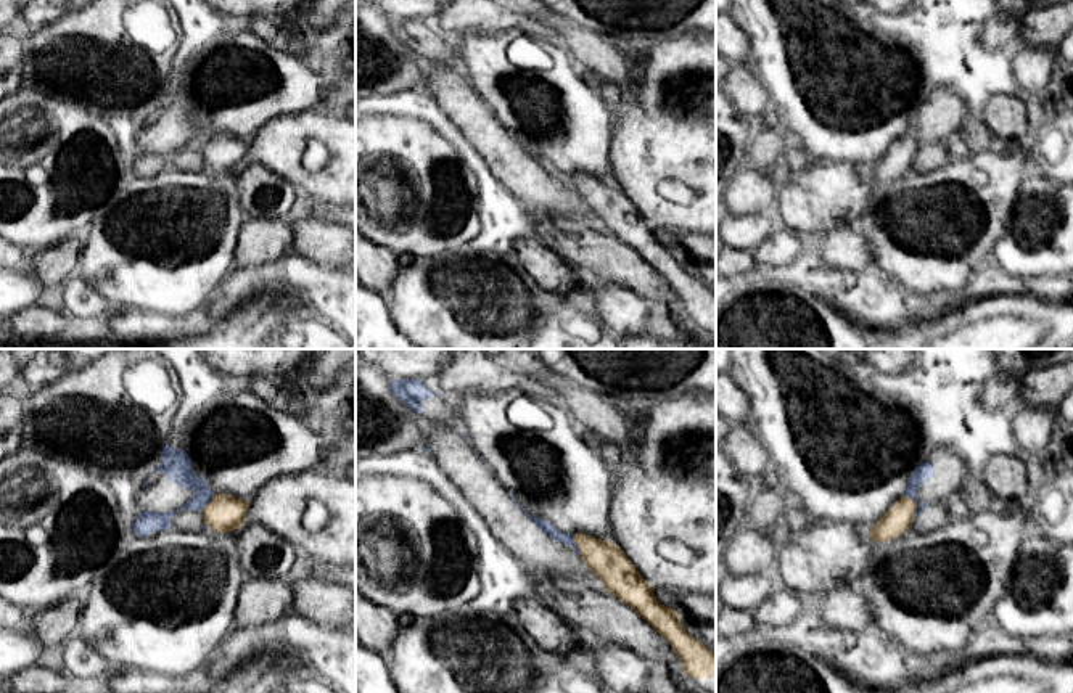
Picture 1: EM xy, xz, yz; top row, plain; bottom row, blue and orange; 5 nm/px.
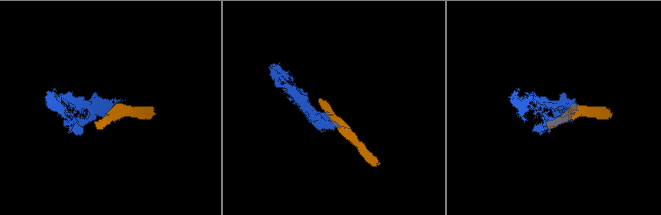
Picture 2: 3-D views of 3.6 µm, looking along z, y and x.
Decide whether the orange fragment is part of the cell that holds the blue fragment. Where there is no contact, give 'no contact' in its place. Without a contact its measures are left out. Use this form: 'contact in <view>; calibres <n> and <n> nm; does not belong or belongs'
contact in yz; calibres 90 and 140 nm; does not belong

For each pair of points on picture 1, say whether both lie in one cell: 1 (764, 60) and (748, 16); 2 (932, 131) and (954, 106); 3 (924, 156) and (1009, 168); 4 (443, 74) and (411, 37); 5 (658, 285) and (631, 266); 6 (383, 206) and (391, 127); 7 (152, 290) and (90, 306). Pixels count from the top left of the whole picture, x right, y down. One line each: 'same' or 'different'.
1: same
2: same
3: different
4: different
5: same
6: same
7: different

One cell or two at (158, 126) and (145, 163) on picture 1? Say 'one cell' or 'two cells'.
two cells

